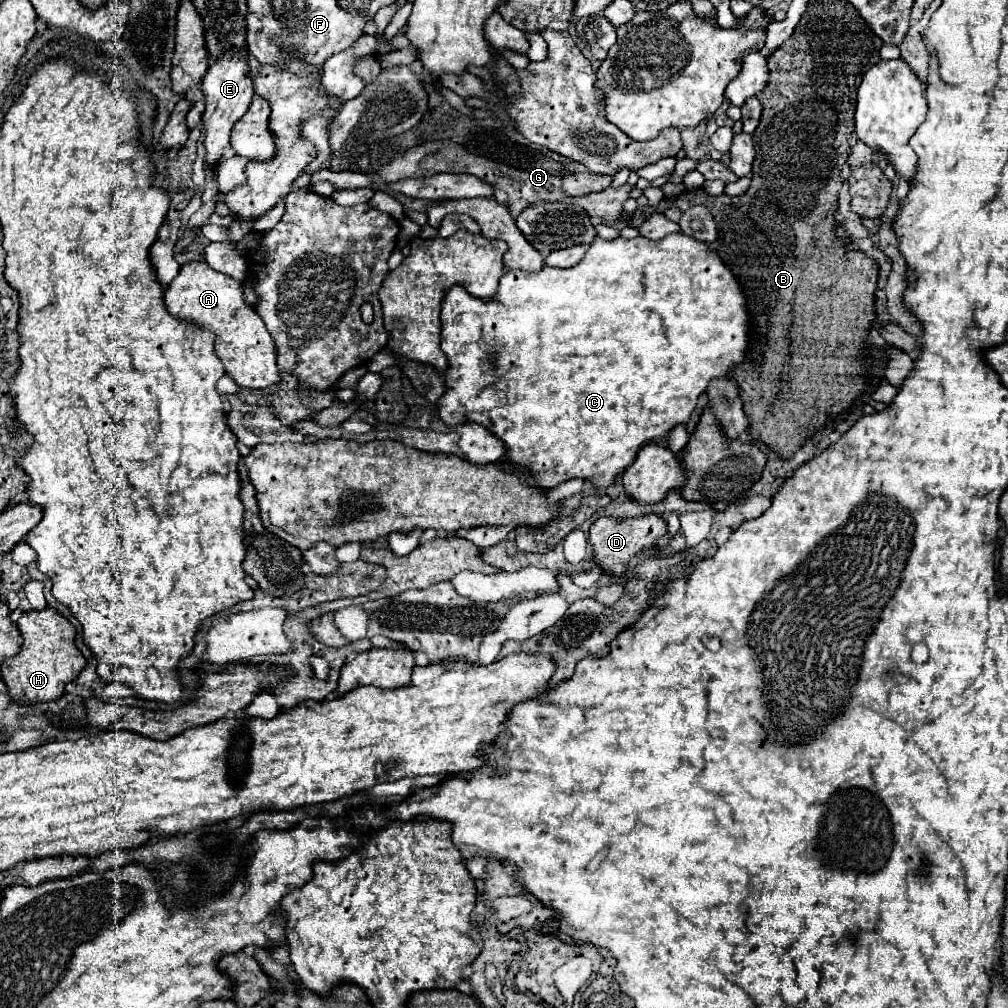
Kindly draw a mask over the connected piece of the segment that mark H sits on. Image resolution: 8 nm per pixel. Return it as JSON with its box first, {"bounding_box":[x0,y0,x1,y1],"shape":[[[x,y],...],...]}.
{"bounding_box":[1,608,85,704],"shape":[[[53,608],[41,612],[31,610],[21,614],[17,628],[23,636],[21,652],[13,658],[7,658],[1,664],[3,682],[9,690],[9,696],[17,704],[39,704],[49,700],[59,700],[65,692],[65,684],[75,680],[85,668],[85,658],[75,646],[75,628],[73,624],[59,616]]]}

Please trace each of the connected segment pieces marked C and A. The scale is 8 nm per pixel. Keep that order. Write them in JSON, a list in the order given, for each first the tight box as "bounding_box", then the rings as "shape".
[{"bounding_box":[437,232,749,490],"shape":[[[683,232],[669,234],[661,240],[649,240],[645,236],[637,236],[633,240],[621,236],[615,240],[601,240],[597,236],[585,258],[573,268],[545,266],[539,274],[527,274],[521,270],[507,272],[501,278],[493,300],[473,298],[463,286],[453,286],[451,292],[447,292],[441,310],[441,350],[449,360],[449,370],[445,372],[447,390],[439,398],[437,408],[441,420],[449,426],[463,424],[467,418],[489,428],[507,444],[507,462],[529,468],[531,482],[535,486],[539,484],[543,490],[551,490],[571,478],[587,478],[599,490],[605,490],[619,472],[633,464],[641,446],[665,438],[677,424],[689,422],[697,400],[707,390],[709,382],[729,376],[733,364],[741,364],[745,348],[749,348],[749,312],[745,312],[745,294],[741,292],[741,284],[737,284],[733,272],[725,268],[725,262],[715,254],[715,250],[699,240],[693,240],[691,236],[685,236]]]},{"bounding_box":[165,262,279,390],"shape":[[[187,262],[169,284],[165,306],[171,316],[199,324],[215,334],[215,354],[223,362],[225,374],[231,376],[237,386],[265,390],[279,384],[277,346],[273,344],[261,316],[245,304],[243,284],[239,280],[213,270],[207,262]]]}]

